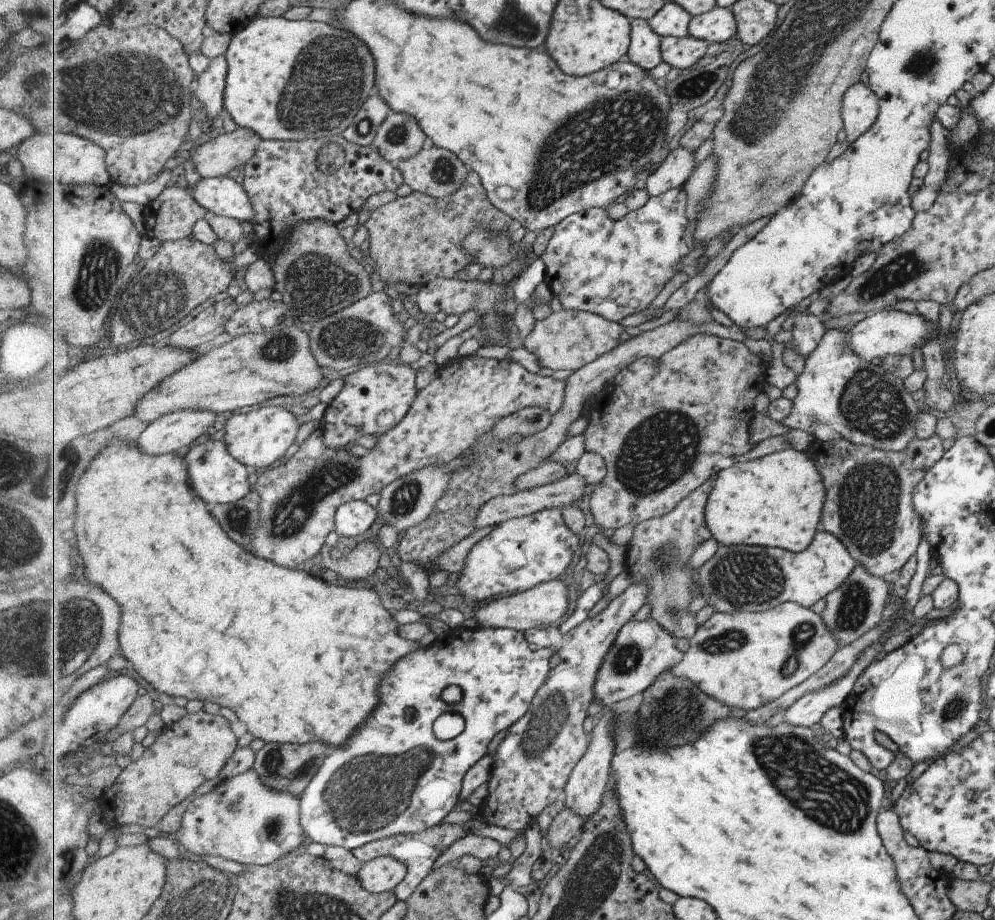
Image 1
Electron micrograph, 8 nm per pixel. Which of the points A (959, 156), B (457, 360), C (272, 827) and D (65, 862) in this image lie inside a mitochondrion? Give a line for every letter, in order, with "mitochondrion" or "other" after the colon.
A: other
B: other
C: mitochondrion
D: mitochondrion

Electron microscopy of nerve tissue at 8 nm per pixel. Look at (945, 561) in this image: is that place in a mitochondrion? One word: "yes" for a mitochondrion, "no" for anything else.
no

